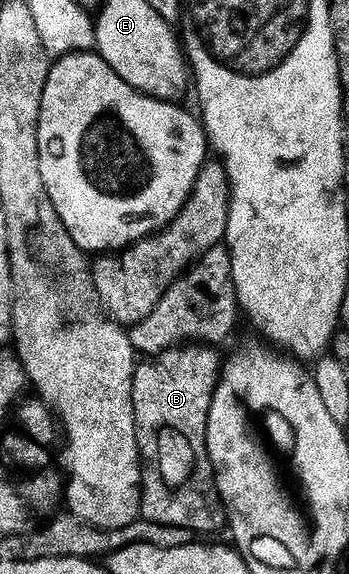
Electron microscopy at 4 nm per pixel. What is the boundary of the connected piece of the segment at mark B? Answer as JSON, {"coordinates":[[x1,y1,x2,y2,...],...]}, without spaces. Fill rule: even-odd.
{"coordinates":[[176,344,159,354,144,357,133,372,135,435,141,463,139,512,150,522,180,526,192,532,215,530,225,522,223,503,215,491,215,473,207,455,205,428,209,404,221,369,221,354,207,344]]}

